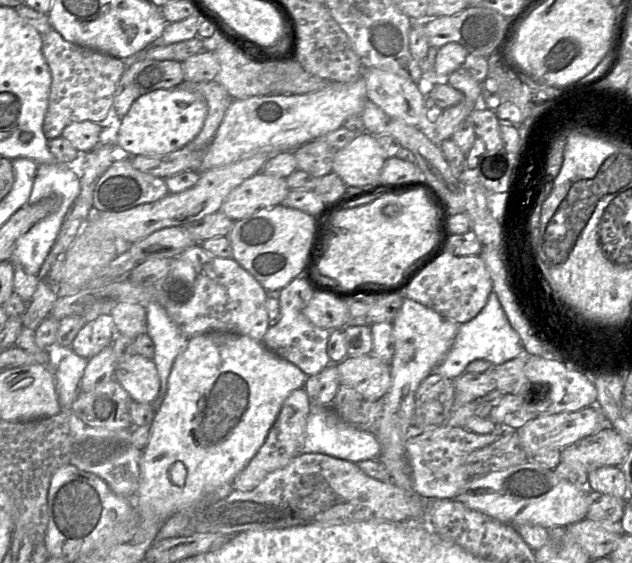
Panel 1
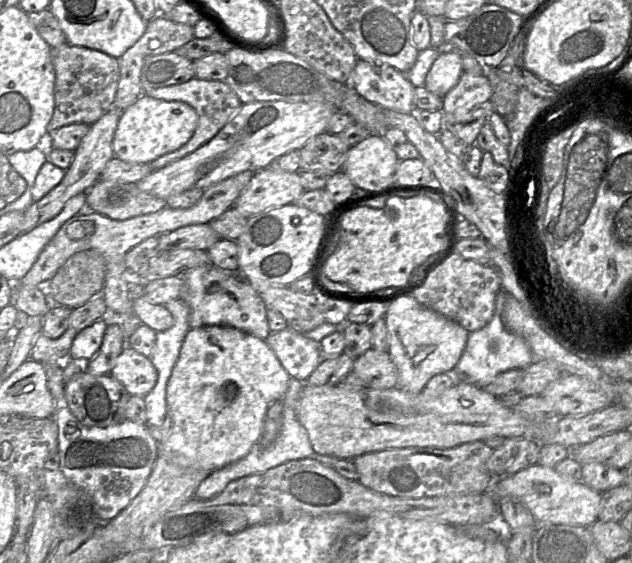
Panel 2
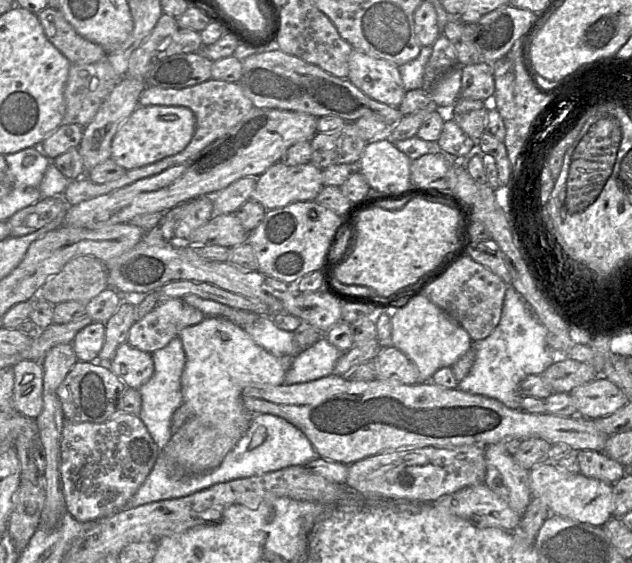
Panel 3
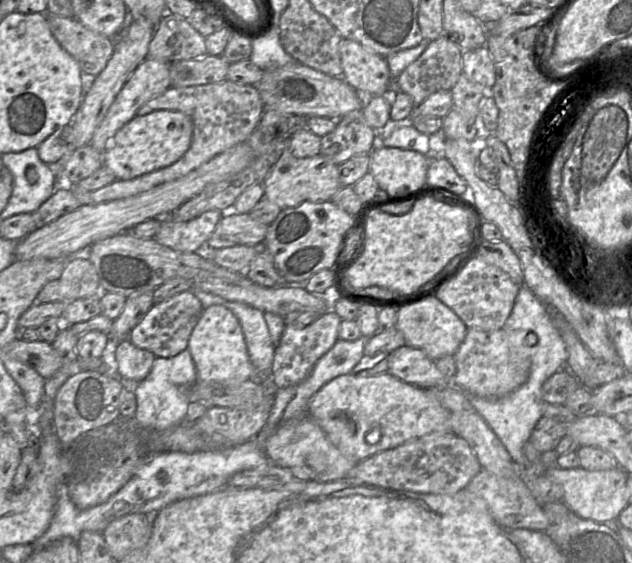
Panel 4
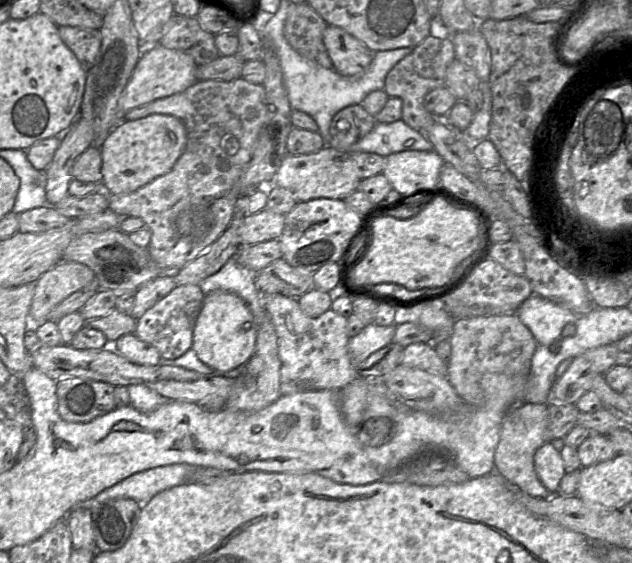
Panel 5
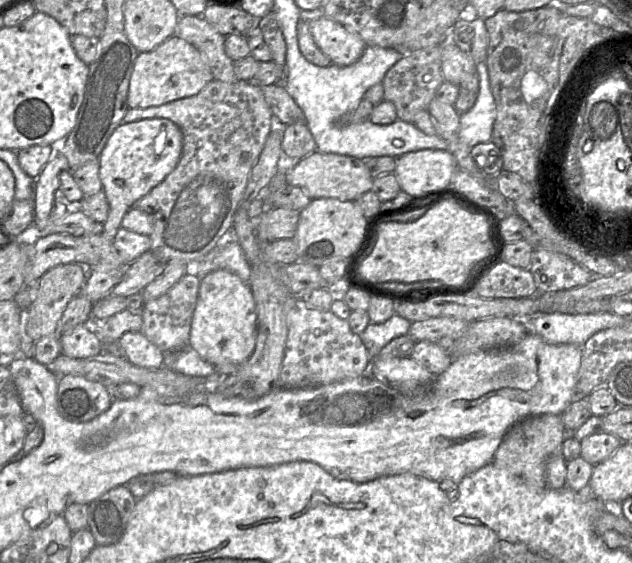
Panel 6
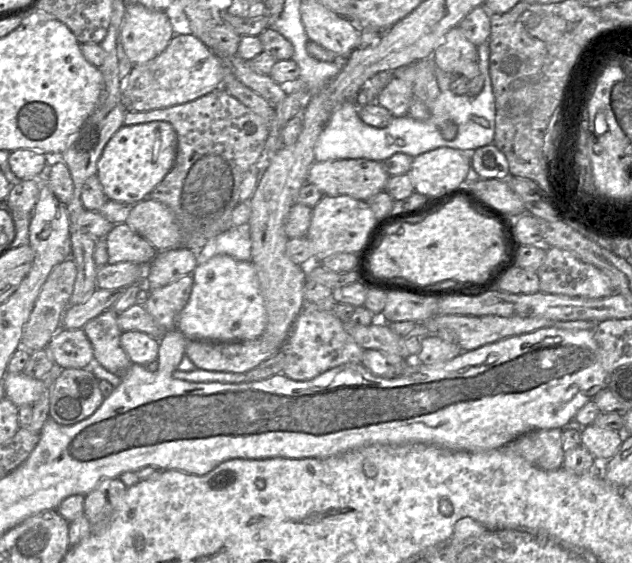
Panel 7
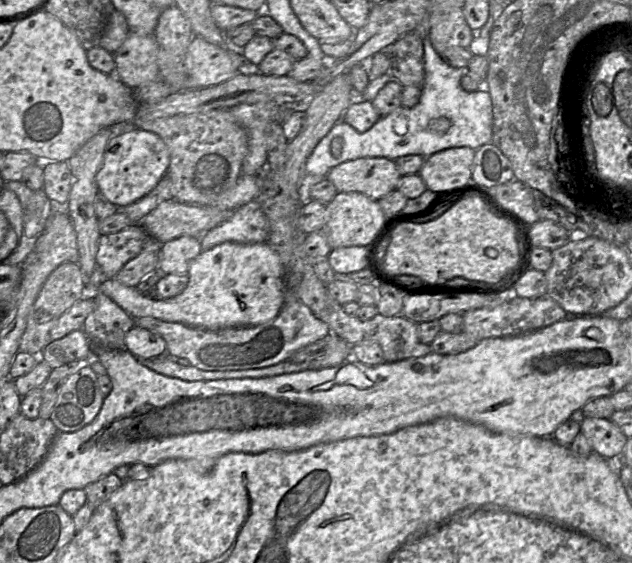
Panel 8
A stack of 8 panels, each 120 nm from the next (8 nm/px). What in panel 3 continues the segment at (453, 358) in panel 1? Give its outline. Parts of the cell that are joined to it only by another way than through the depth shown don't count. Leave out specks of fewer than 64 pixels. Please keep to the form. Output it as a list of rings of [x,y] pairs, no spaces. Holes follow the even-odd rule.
[[[512,286],[507,288],[499,324],[487,338],[473,341],[473,347],[476,360],[457,388],[495,399],[515,410],[520,409],[524,397],[519,392],[519,383],[529,375],[541,375],[557,357],[546,341],[545,328],[530,314]]]

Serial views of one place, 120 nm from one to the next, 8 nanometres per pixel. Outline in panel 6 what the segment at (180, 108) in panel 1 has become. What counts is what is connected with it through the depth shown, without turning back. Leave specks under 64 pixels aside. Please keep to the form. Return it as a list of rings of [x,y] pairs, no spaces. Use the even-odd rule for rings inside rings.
[[[167,118],[122,122],[113,131],[99,156],[99,177],[109,203],[108,218],[100,225],[100,233],[104,238],[113,242],[125,213],[177,166],[182,146],[180,128]]]

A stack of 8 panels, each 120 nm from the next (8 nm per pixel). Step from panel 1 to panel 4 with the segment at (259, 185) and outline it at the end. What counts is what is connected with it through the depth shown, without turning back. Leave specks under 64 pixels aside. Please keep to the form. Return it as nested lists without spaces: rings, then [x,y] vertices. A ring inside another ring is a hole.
[[[286,148],[263,182],[264,197],[282,209],[297,207],[305,201],[326,202],[342,187],[339,167],[322,155],[296,158]]]

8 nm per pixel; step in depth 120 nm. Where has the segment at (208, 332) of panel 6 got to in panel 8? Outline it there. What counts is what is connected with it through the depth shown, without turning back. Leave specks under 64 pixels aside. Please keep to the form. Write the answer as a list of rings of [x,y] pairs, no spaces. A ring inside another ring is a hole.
[[[267,242],[218,244],[209,250],[202,251],[191,262],[187,275],[189,281],[184,291],[168,299],[149,299],[136,287],[125,286],[114,278],[105,279],[100,290],[134,319],[153,317],[206,330],[263,324],[274,319],[285,304],[285,267],[279,254]]]

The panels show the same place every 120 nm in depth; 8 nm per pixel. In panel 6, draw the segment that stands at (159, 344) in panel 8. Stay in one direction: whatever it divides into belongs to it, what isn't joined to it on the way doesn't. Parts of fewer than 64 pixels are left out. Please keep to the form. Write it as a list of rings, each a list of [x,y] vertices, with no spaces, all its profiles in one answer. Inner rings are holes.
[[[141,331],[124,333],[118,340],[117,346],[121,355],[133,365],[143,368],[164,366],[164,353]]]

